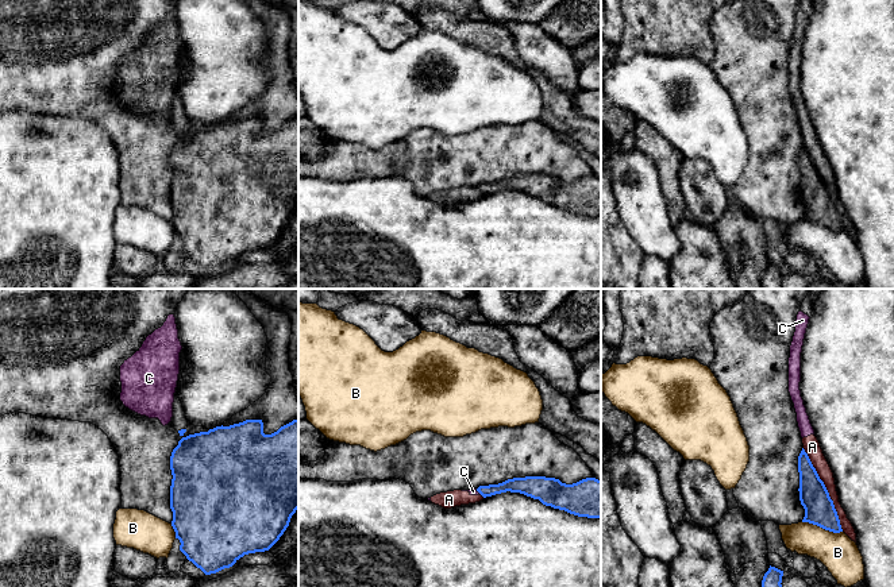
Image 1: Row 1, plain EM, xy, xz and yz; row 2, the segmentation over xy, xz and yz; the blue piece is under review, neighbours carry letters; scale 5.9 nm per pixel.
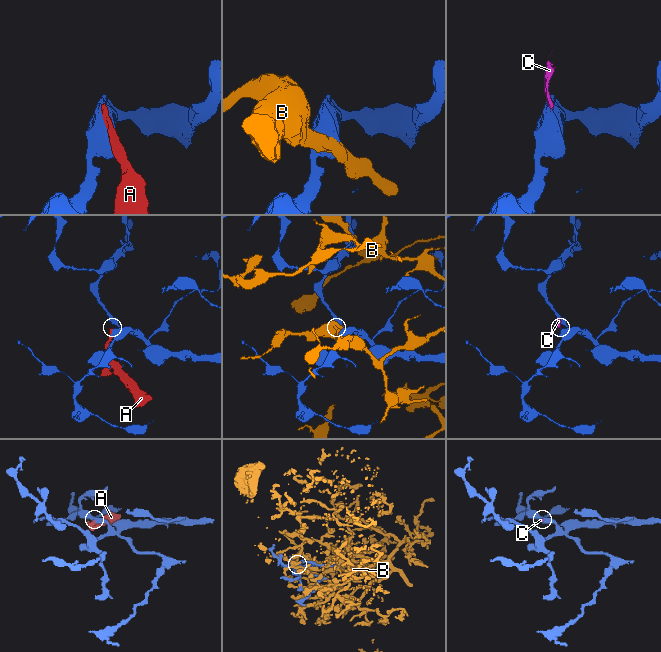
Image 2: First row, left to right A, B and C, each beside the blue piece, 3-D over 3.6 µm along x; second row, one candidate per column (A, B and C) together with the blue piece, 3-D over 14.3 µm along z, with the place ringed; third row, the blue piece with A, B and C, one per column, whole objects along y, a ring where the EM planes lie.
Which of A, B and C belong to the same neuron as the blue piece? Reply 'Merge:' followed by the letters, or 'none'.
Merge: none

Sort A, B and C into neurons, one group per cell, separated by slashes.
A C / B

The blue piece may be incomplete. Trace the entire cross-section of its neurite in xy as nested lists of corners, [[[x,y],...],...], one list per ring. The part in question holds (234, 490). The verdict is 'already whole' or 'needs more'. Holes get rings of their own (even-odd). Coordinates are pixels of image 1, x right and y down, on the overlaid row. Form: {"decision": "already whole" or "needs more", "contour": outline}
{"decision": "already whole", "contour": [[[298,418],[281,426],[271,435],[263,433],[262,420],[246,420],[230,426],[216,426],[208,432],[200,432],[182,437],[170,456],[172,486],[170,486],[170,509],[173,511],[172,526],[176,538],[180,540],[180,551],[200,568],[205,575],[216,574],[224,568],[232,567],[240,557],[248,553],[269,551],[284,534],[289,526],[292,515],[298,509]]]}

